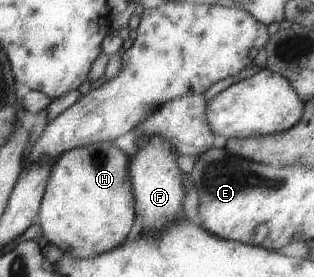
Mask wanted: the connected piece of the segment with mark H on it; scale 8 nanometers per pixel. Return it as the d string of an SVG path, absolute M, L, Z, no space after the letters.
M115 141L76 147L61 154L52 164L40 205L38 224L43 229L43 237L77 259L87 259L119 247L126 242L137 215L131 180L130 156L120 150Z

